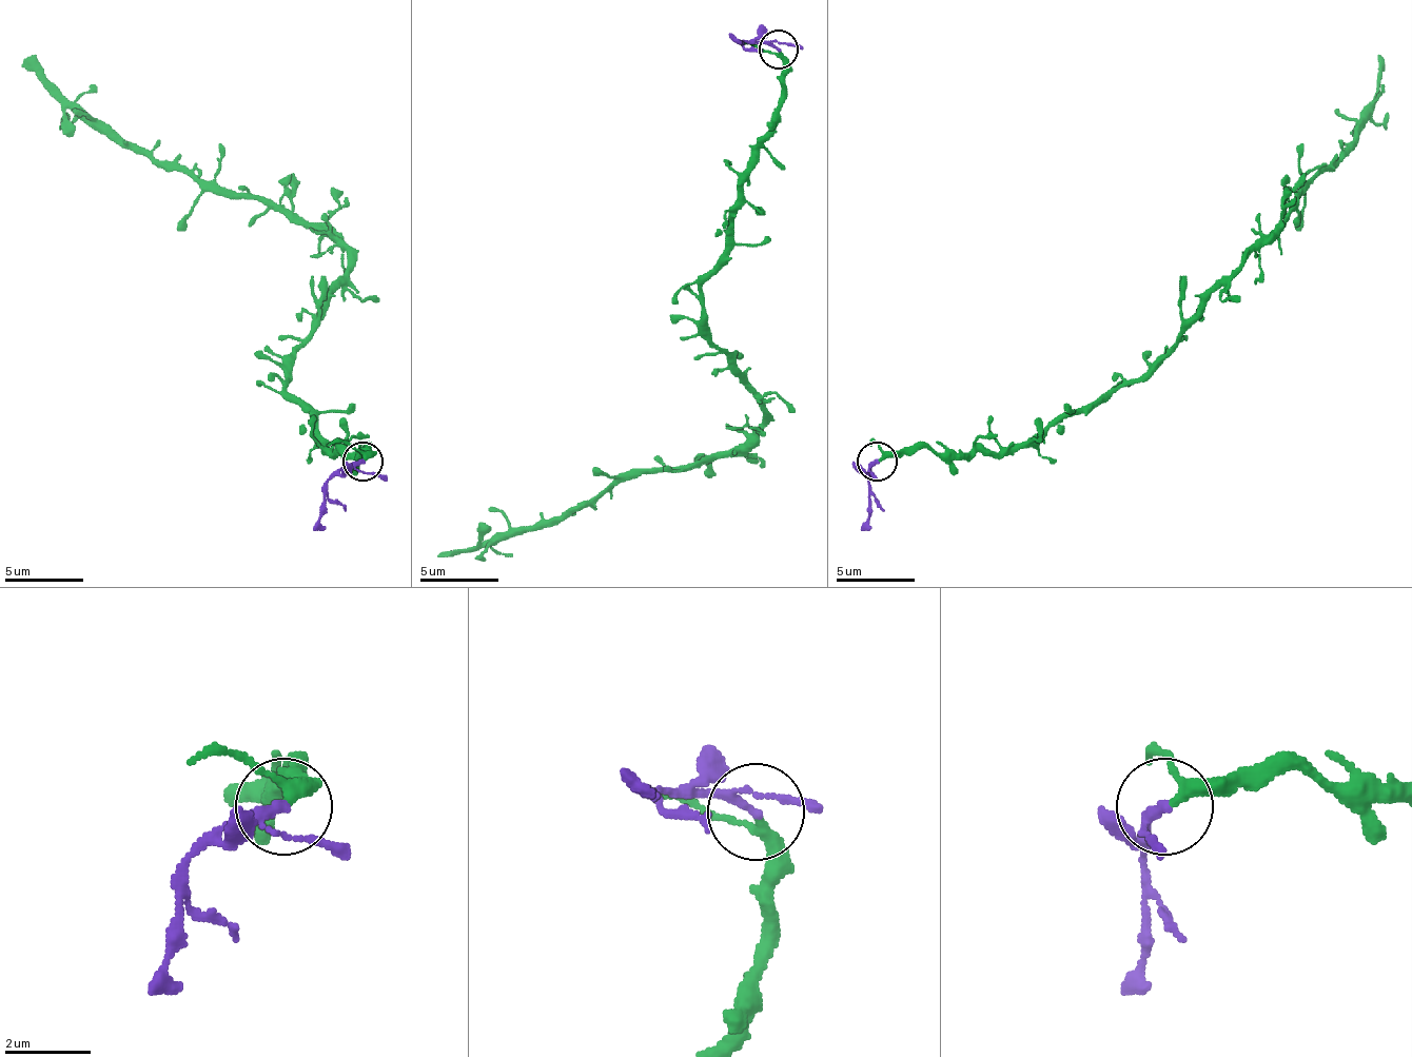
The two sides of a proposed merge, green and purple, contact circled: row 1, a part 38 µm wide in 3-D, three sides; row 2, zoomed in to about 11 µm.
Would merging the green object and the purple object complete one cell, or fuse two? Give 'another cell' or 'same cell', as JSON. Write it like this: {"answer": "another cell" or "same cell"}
{"answer": "same cell"}

